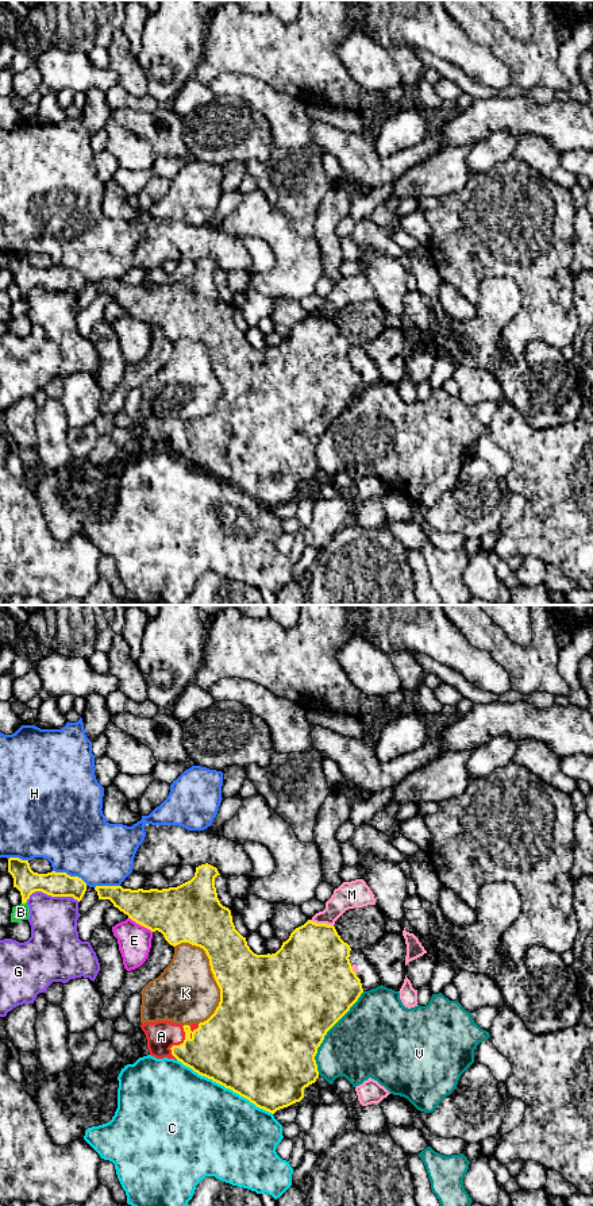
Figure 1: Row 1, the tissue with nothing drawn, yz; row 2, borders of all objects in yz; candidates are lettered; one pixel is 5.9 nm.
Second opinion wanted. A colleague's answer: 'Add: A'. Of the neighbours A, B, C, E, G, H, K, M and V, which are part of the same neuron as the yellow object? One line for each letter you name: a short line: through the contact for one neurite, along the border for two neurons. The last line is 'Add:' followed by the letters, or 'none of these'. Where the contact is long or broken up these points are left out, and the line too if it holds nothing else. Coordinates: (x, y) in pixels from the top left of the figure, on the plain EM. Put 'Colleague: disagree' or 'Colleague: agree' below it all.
Add: A
Colleague: agree

